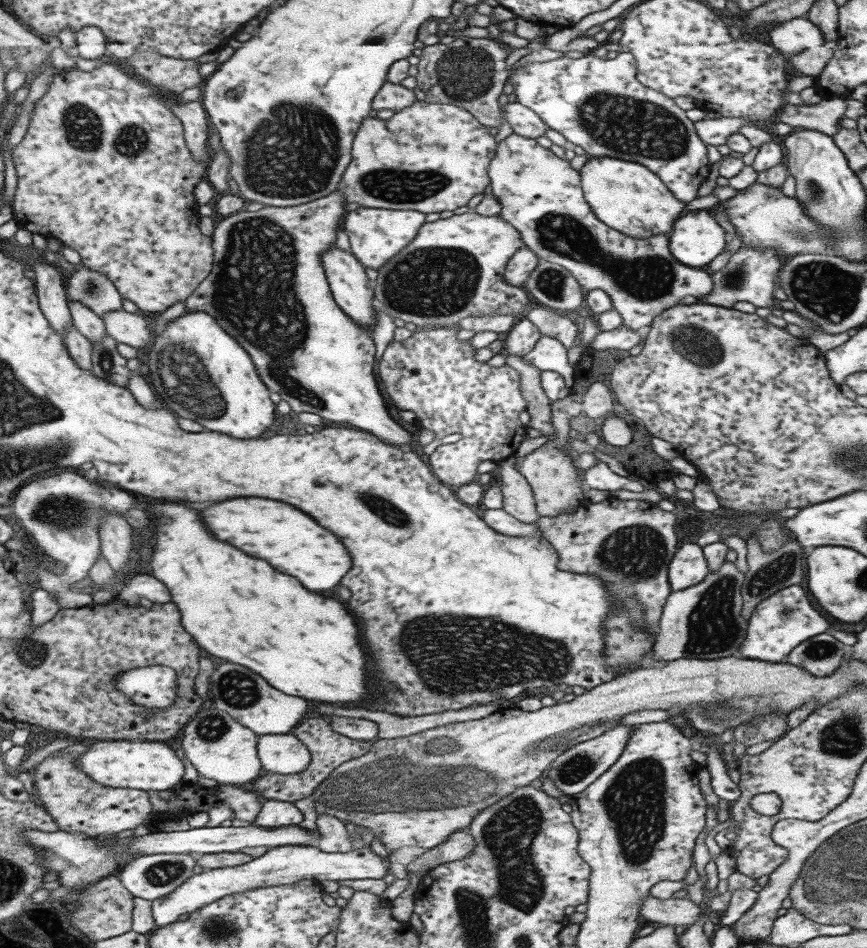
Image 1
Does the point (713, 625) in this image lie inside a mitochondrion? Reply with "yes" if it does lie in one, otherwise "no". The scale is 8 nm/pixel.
yes

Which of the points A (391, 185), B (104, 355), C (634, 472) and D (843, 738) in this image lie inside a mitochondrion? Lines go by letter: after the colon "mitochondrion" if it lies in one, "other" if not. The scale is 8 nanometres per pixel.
A: mitochondrion
B: mitochondrion
C: other
D: mitochondrion

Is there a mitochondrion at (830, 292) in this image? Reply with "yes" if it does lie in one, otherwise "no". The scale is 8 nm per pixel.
yes

